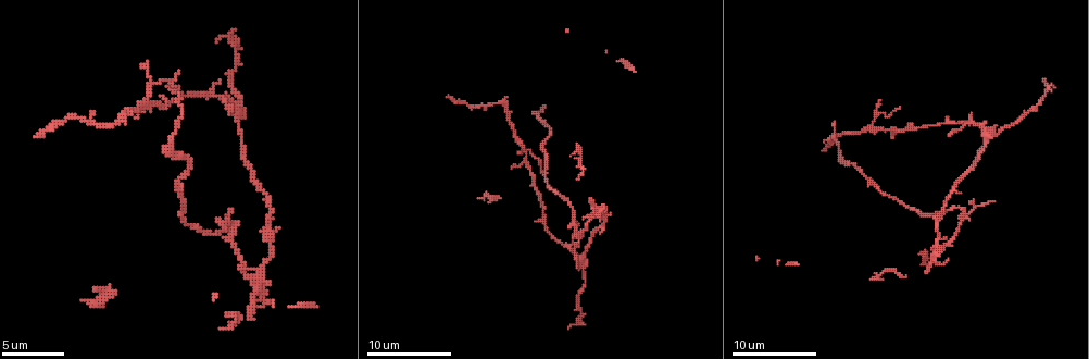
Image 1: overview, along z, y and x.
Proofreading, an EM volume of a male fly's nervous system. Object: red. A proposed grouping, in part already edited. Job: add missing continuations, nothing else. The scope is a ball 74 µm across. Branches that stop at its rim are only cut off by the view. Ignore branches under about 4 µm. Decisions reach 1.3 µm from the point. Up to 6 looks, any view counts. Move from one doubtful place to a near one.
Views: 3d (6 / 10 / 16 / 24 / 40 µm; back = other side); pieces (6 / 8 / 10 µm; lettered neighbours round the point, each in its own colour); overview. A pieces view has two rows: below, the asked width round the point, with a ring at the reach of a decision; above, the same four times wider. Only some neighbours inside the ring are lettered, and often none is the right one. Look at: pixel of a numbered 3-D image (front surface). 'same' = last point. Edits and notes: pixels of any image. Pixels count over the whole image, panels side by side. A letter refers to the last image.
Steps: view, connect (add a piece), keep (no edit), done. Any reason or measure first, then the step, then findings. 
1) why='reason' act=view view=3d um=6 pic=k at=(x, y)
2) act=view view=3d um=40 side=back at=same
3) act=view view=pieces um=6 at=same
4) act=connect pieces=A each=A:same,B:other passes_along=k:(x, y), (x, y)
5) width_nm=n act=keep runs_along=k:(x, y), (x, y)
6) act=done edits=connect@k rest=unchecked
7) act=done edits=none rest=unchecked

why='long arm stops here' act=view view=pieces um=6 pic=1 at=(834, 121)

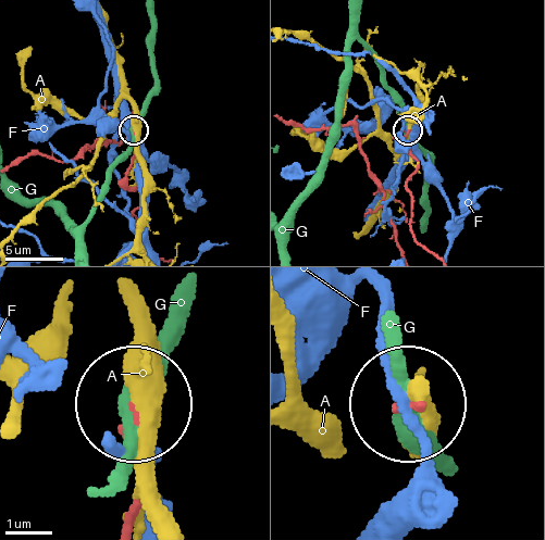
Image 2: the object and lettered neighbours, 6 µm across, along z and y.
act=keep each=A:other,F:other,G:other found='no lettered piece goes on from it'

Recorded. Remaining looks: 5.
why='free end' act=view view=pieces um=10 pic=1 at=(952, 133)

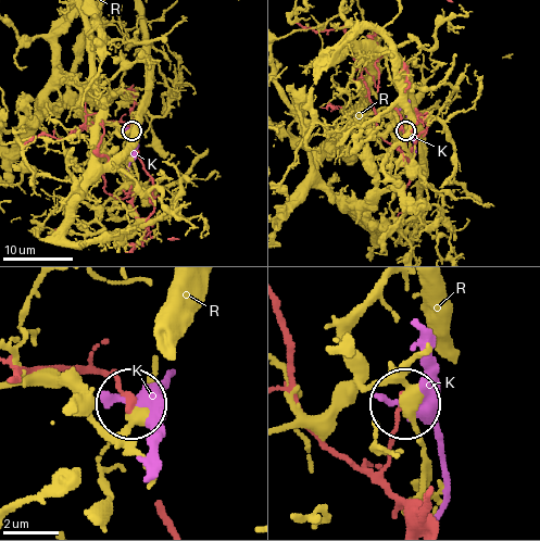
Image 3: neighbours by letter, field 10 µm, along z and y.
act=keep each=K:other,R:other found='none of them fits'

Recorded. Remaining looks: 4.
act=view view=pieces um=6 pic=1 at=(219, 39)

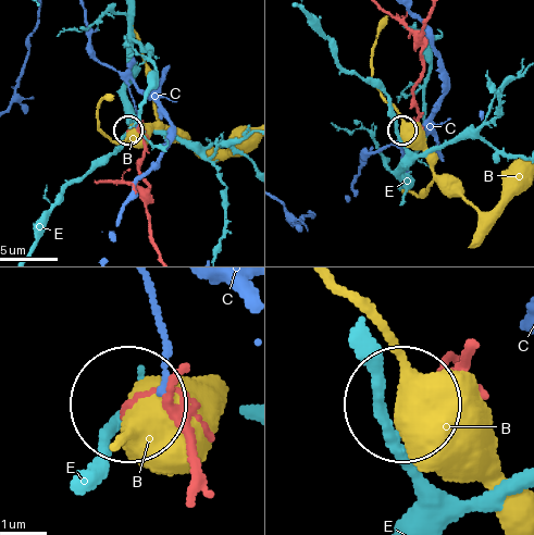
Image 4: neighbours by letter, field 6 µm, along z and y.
width_nm=90 act=keep each=B:other,C:other,E:other found='none of them fits'

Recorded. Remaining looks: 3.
act=done edits=none rest=unchecked

